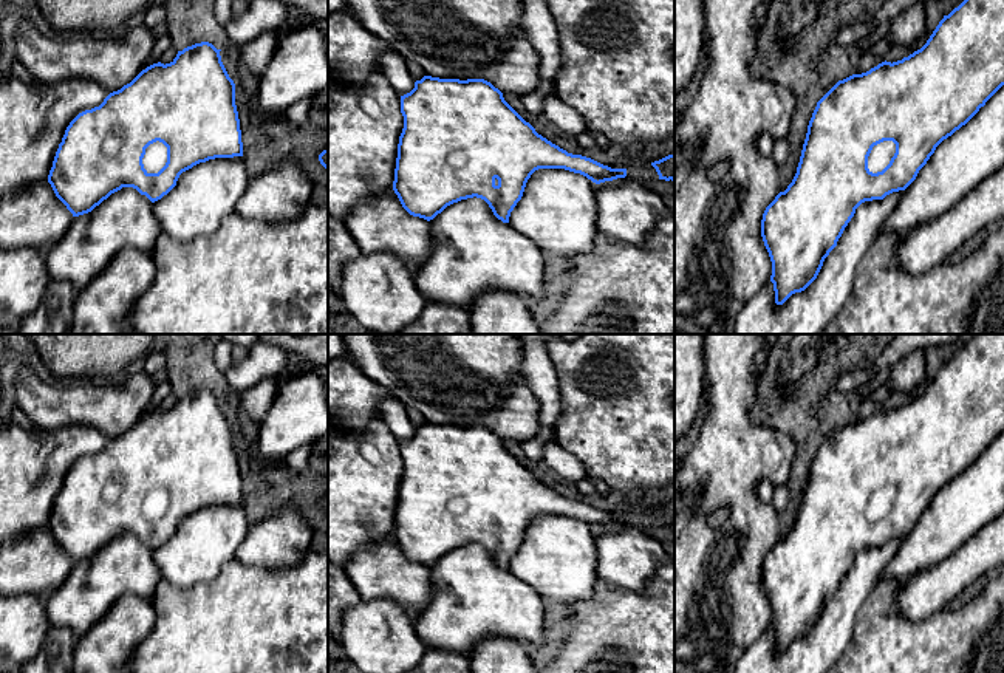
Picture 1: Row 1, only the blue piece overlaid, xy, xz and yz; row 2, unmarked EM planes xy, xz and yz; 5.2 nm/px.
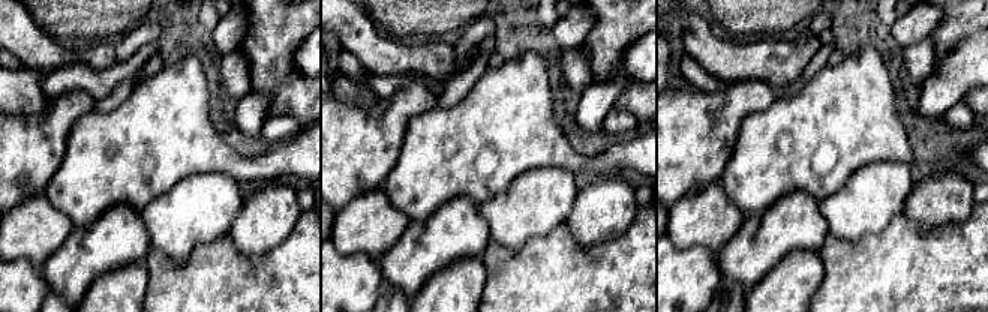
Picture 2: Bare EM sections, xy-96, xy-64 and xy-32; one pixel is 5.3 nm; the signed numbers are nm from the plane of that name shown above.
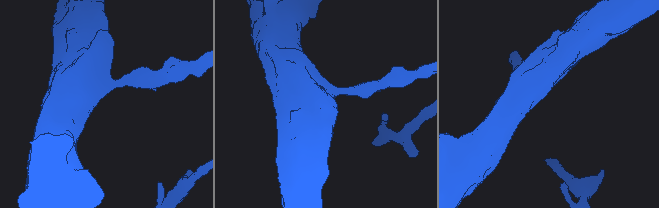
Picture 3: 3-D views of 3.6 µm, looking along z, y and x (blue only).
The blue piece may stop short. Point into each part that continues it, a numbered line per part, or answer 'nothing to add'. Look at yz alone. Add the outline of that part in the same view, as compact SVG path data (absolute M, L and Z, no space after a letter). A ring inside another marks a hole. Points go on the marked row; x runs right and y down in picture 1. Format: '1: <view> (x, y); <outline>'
1: yz (881, 155); M883 141L873 147L868 156L868 169L873 173L882 172L896 153L896 144L893 141Z

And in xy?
1: xy (155, 158); M156 141L145 149L142 158L144 169L147 173L158 173L167 162L167 147Z

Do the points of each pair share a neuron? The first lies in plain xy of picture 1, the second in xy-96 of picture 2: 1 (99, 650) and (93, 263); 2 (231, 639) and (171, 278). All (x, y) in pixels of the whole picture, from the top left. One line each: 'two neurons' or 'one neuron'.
1: two neurons
2: one neuron

